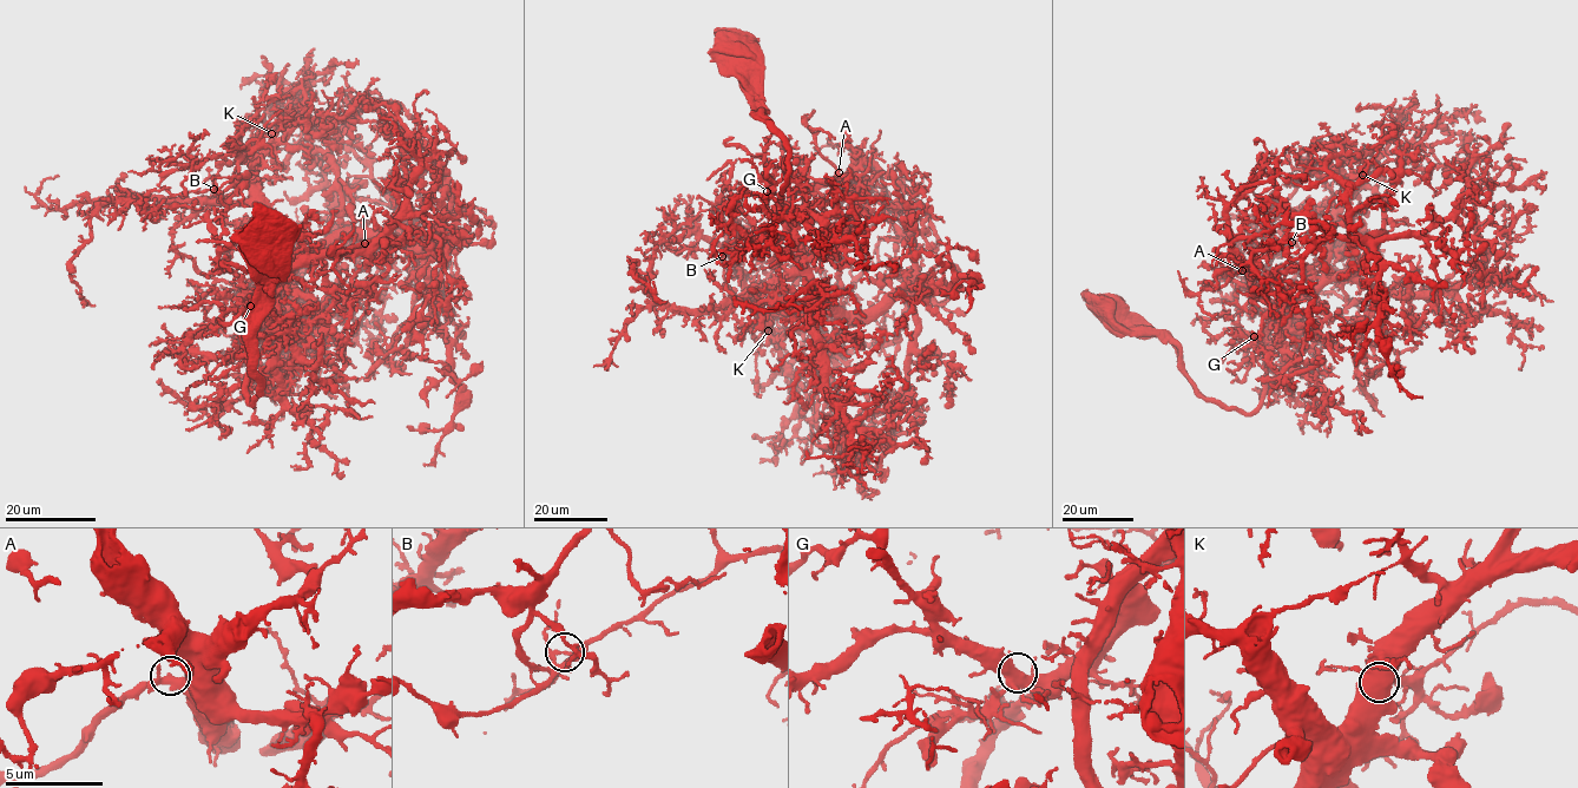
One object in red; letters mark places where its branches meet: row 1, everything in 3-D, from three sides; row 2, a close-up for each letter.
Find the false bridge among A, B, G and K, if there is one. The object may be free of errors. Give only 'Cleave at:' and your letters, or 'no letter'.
Cleave at: B

